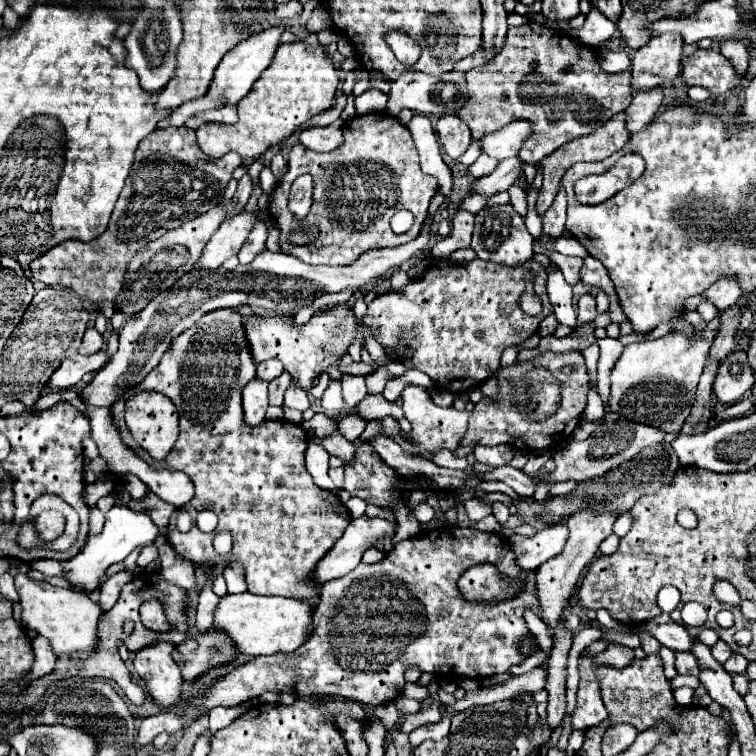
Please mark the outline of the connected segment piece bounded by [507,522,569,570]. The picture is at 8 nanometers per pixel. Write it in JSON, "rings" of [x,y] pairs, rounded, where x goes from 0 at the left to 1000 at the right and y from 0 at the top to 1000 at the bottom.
{"rings":[[[737,690],[713,701],[705,712],[694,712],[687,706],[673,709],[673,722],[684,735],[684,746],[694,754],[705,754],[724,743],[726,738],[742,733],[753,709],[753,698],[747,690]]]}

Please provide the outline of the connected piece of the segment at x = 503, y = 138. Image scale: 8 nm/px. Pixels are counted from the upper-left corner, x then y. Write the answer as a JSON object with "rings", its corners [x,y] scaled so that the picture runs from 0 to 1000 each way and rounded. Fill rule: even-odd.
{"rings":[[[679,159],[663,172],[655,172],[644,180],[639,180],[639,198],[657,209],[660,214],[676,206],[684,206],[692,188],[700,185],[700,177],[705,175],[705,161],[694,159]]]}

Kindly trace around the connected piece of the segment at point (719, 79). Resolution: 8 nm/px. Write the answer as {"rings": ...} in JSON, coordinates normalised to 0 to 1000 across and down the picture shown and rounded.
{"rings":[[[919,66],[901,79],[901,101],[909,114],[933,114],[943,127],[967,122],[978,106],[967,82],[948,66]]]}

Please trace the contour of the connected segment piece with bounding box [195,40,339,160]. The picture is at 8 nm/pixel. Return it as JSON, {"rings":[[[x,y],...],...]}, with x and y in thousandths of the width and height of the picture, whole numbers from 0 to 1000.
{"rings":[[[401,53],[388,58],[372,58],[364,69],[356,90],[335,111],[332,122],[313,138],[313,164],[284,164],[271,161],[261,175],[263,196],[276,209],[290,209],[300,201],[313,201],[324,212],[335,212],[361,190],[377,185],[390,169],[403,164],[411,153],[438,143],[448,101],[440,79],[430,71],[427,61],[406,61]]]}

